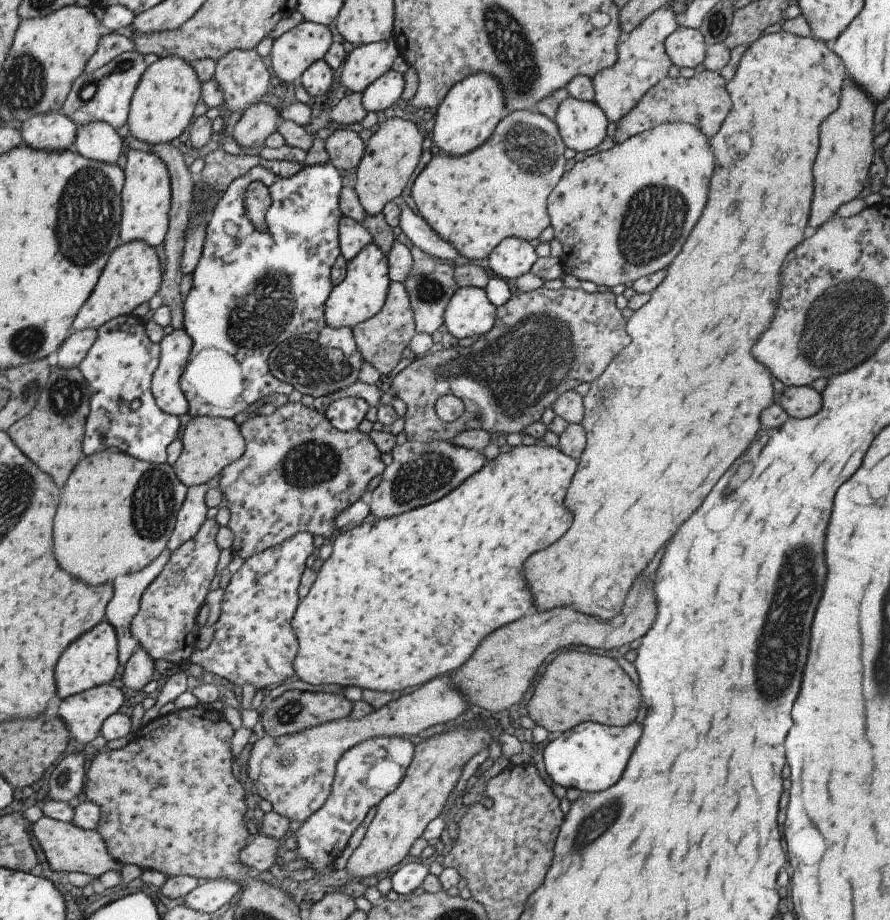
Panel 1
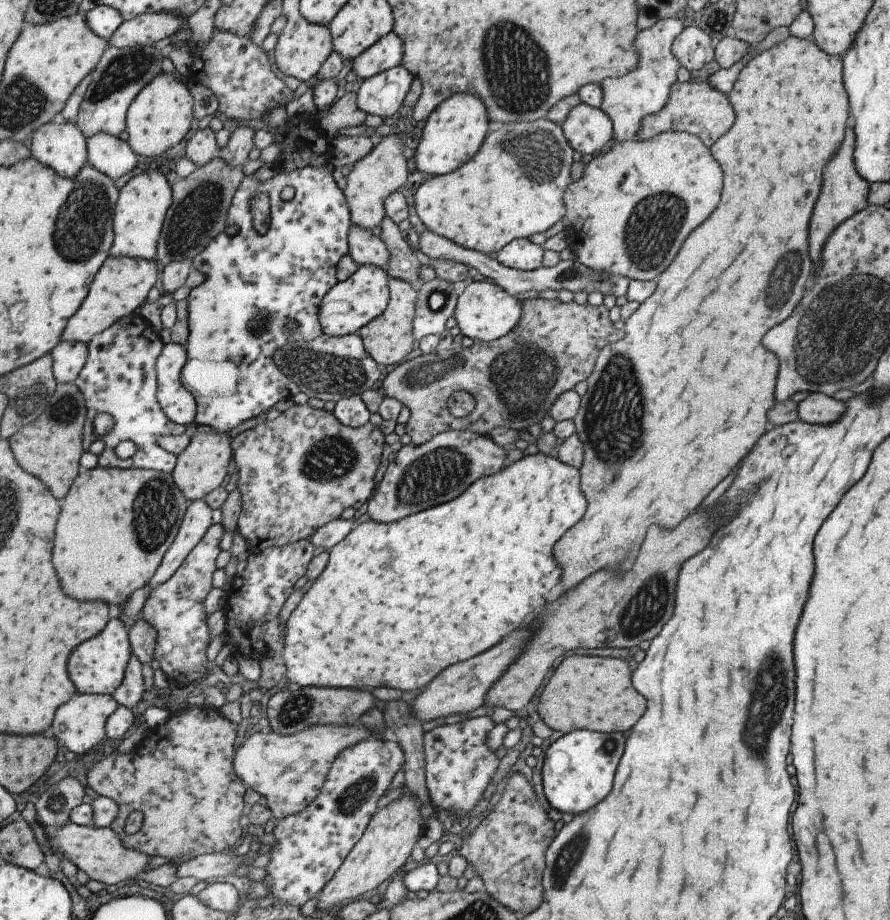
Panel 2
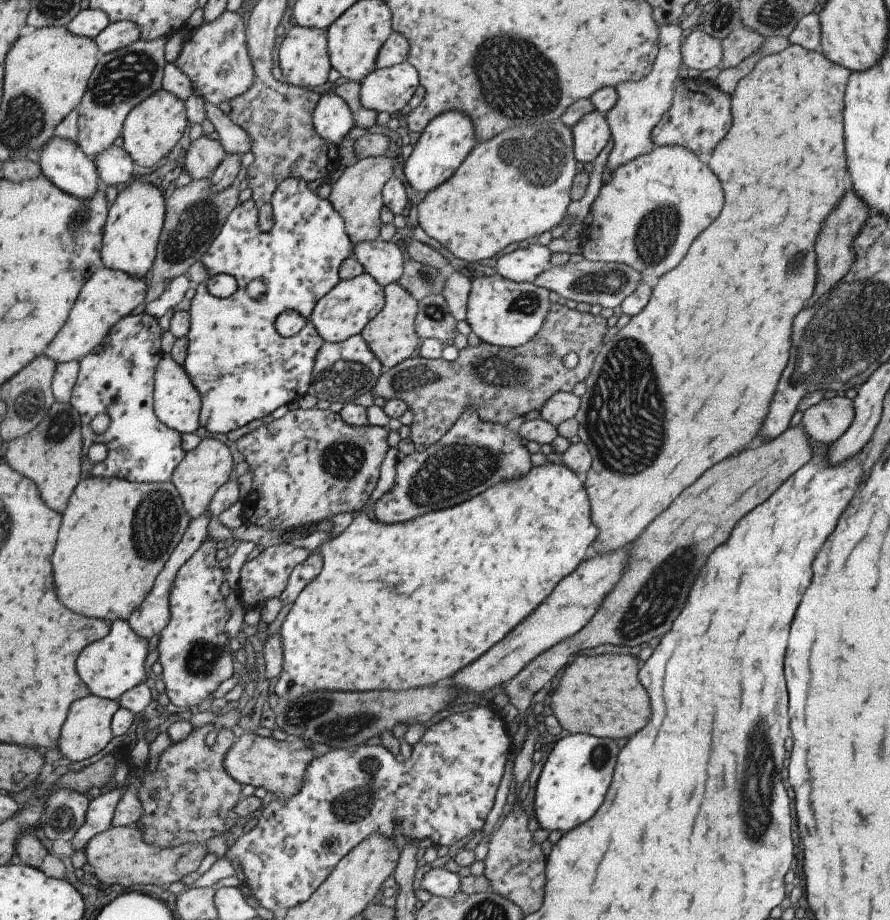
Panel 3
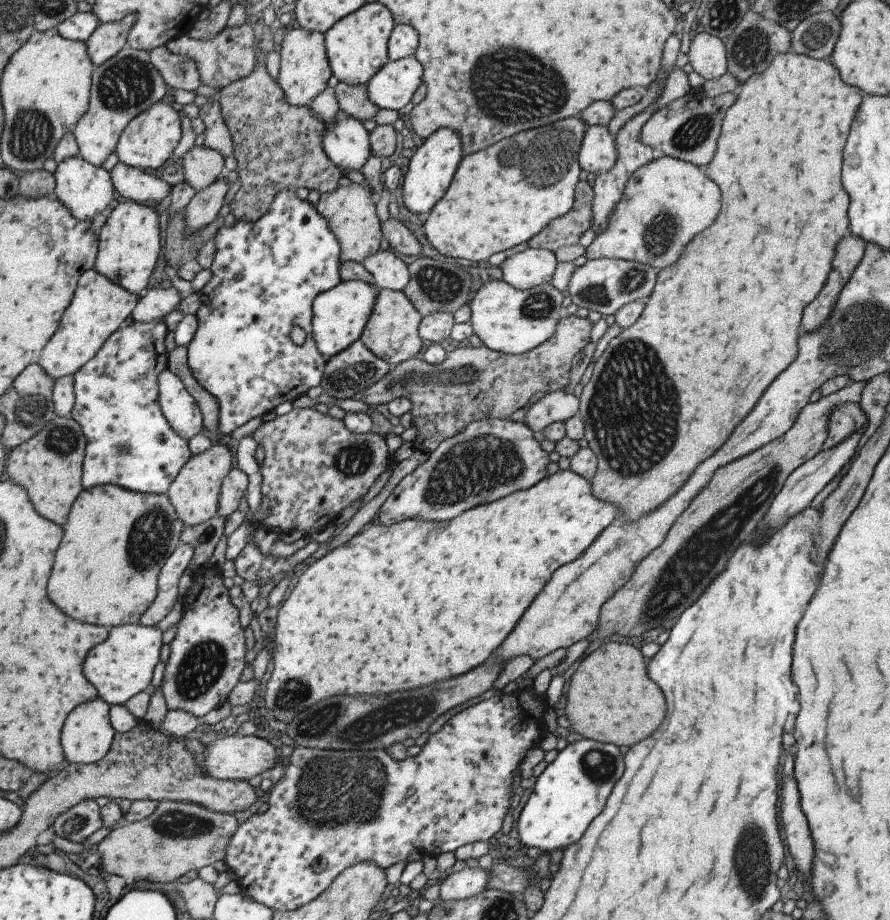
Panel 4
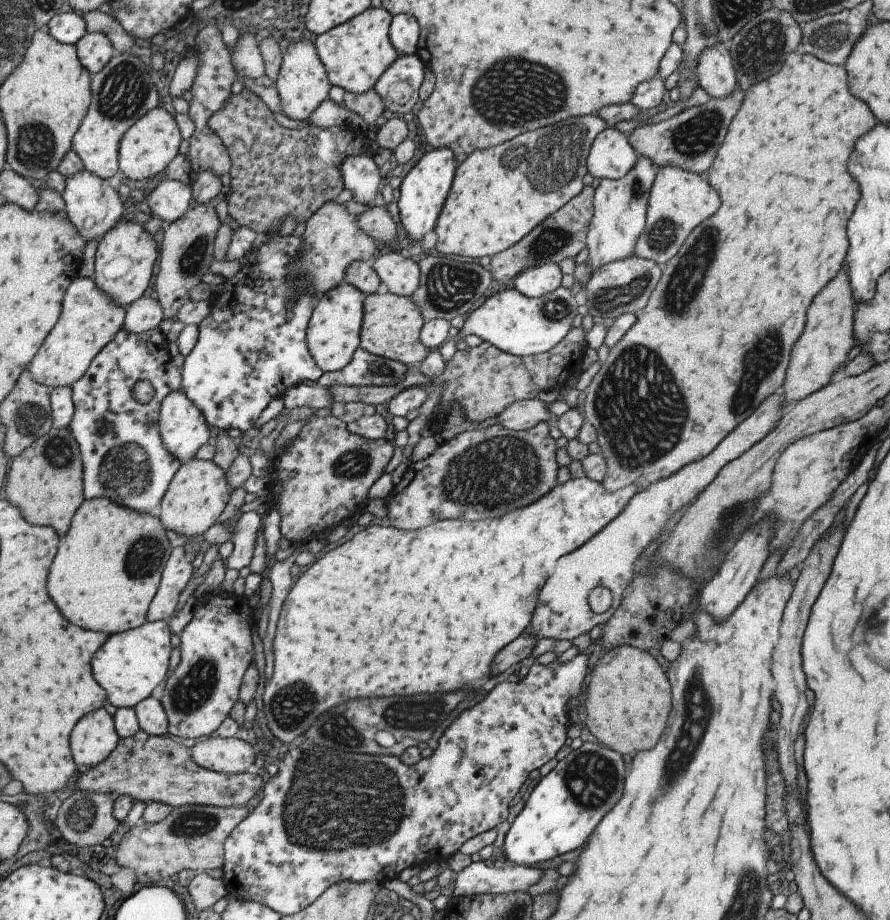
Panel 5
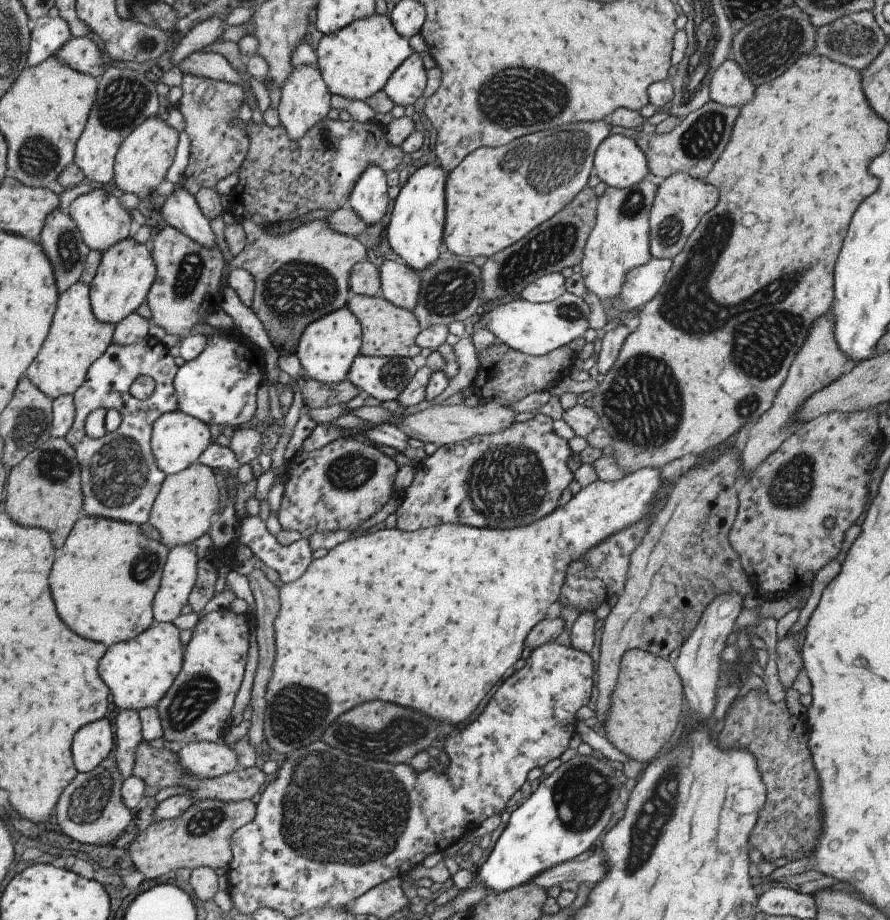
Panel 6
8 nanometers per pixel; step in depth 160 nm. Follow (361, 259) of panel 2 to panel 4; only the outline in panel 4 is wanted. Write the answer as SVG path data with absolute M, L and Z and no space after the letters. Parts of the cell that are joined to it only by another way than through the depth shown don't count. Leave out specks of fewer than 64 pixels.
M390 249L378 250L367 255L360 262L372 276L372 284L377 289L401 291L409 280L406 264Z

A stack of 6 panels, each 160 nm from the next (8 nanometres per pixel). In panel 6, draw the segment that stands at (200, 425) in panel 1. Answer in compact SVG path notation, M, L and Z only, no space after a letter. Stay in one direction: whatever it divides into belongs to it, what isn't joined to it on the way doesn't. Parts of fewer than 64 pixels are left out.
M197 462L179 472L166 475L163 479L148 514L148 522L161 536L159 542L163 546L170 549L177 545L186 545L208 532L219 502L216 483L218 477L211 469Z

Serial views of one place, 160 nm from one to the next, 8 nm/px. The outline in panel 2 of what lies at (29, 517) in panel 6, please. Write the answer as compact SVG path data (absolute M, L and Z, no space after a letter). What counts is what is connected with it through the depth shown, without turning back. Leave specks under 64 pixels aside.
M57 383L43 412L9 437L16 463L43 482L55 498L63 498L77 476L77 462L84 452L81 441L85 413L86 406L79 389L73 383Z

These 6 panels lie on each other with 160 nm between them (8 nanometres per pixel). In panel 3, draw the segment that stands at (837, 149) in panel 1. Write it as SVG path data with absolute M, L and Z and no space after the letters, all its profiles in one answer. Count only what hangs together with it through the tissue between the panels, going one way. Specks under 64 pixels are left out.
M845 192L839 204L833 208L831 216L823 222L823 230L819 230L819 236L815 238L815 254L817 254L817 280L813 288L813 296L807 300L808 305L812 305L822 295L826 295L837 283L838 280L850 269L854 260L851 243L853 237L858 233L862 224L866 222L871 214L868 206L853 194Z

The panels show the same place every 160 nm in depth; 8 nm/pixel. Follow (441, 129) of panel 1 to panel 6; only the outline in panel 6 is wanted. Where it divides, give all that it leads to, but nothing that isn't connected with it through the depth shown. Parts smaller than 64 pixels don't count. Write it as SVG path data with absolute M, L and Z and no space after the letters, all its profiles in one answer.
M426 163L415 169L406 182L401 185L393 202L389 221L385 224L385 234L391 250L397 254L399 260L403 261L407 267L416 270L417 274L422 268L435 262L435 259L439 259L437 255L442 244L444 225L445 174L446 172L440 166L435 166L434 163Z

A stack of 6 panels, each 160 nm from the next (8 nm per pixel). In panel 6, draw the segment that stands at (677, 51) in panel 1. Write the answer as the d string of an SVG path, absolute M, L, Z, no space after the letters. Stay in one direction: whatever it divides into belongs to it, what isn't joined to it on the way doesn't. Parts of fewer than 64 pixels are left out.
M725 59L711 75L708 95L709 101L739 108L751 100L753 86L734 60Z

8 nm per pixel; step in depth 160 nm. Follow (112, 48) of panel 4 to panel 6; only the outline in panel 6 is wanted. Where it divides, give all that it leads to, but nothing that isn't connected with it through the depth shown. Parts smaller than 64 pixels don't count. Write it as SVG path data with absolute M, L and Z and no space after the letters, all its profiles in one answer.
M72 37L55 53L56 59L60 60L60 63L65 63L71 67L74 71L98 78L102 72L103 63L101 63L101 52L97 47L97 44L93 40L87 37Z

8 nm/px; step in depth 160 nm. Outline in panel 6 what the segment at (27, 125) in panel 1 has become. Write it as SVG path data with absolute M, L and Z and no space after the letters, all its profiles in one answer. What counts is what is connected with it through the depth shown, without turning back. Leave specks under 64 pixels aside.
M93 185L90 192L83 193L66 206L65 212L74 220L82 241L90 250L105 251L112 244L129 236L130 214L119 205L119 200L111 192L111 187Z

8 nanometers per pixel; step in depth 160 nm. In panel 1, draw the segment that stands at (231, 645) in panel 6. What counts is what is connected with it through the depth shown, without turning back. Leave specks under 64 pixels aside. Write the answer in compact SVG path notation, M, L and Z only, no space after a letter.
M205 519L189 540L175 548L157 576L140 594L138 611L130 620L129 632L153 661L185 662L195 650L193 645L199 629L195 616L212 592L209 584L216 574L220 554L220 548L215 545L218 527L215 519Z

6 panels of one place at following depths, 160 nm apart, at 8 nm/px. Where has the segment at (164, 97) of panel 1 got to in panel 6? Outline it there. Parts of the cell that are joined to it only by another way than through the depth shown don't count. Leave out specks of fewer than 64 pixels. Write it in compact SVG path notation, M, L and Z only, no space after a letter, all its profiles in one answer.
M153 116L146 118L137 128L134 128L129 136L116 150L114 156L113 176L110 187L116 187L123 192L132 192L137 199L151 200L151 190L165 180L167 168L173 160L178 132L165 121Z

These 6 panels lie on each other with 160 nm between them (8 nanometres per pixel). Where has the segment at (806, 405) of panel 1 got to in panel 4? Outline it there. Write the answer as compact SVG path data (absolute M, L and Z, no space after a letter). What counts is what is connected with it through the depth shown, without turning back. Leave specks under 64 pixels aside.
M839 403L828 414L827 436L823 438L821 448L827 450L852 435L857 429L865 430L867 418L855 403Z

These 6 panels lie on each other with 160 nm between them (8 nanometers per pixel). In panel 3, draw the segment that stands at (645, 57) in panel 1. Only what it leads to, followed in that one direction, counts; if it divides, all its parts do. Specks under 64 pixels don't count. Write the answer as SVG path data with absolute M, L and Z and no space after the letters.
M659 25L658 50L655 60L651 64L650 72L647 72L647 76L643 76L641 80L623 82L614 87L617 92L617 104L604 115L611 140L613 140L613 148L607 156L606 163L609 174L613 174L615 168L635 160L637 156L651 152L651 148L653 148L650 140L651 130L671 106L673 92L677 84L677 72L679 72L679 65L682 64L680 45L683 38L681 32L679 25Z

